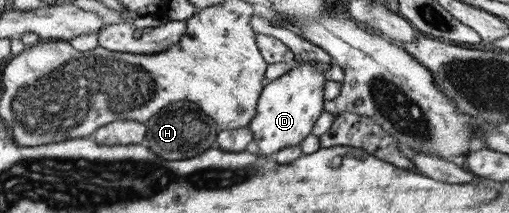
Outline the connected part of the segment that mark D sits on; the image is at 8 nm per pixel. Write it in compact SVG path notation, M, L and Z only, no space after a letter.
M308 60L294 62L291 69L262 87L255 115L247 125L252 131L252 140L257 145L258 154L271 157L279 148L299 145L311 133L313 123L322 112L325 82L325 72L317 67L317 62Z

